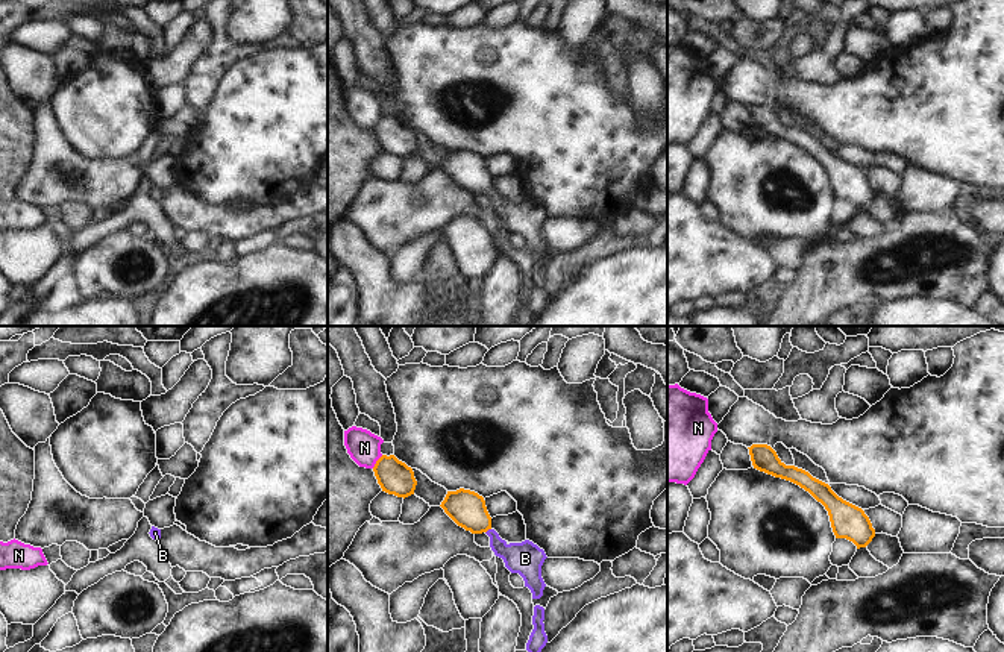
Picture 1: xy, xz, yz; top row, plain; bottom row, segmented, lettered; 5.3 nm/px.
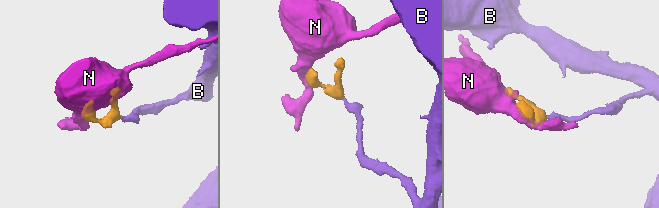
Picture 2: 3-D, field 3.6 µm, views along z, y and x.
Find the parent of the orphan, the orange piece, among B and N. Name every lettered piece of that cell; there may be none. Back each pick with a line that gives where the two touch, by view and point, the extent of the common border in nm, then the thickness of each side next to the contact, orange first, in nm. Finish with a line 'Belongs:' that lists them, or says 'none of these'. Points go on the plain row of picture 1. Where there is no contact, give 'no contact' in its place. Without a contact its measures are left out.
B: contact xz (487, 190); length 40 nm; calibres 190 and 170 nm
Belongs: B

